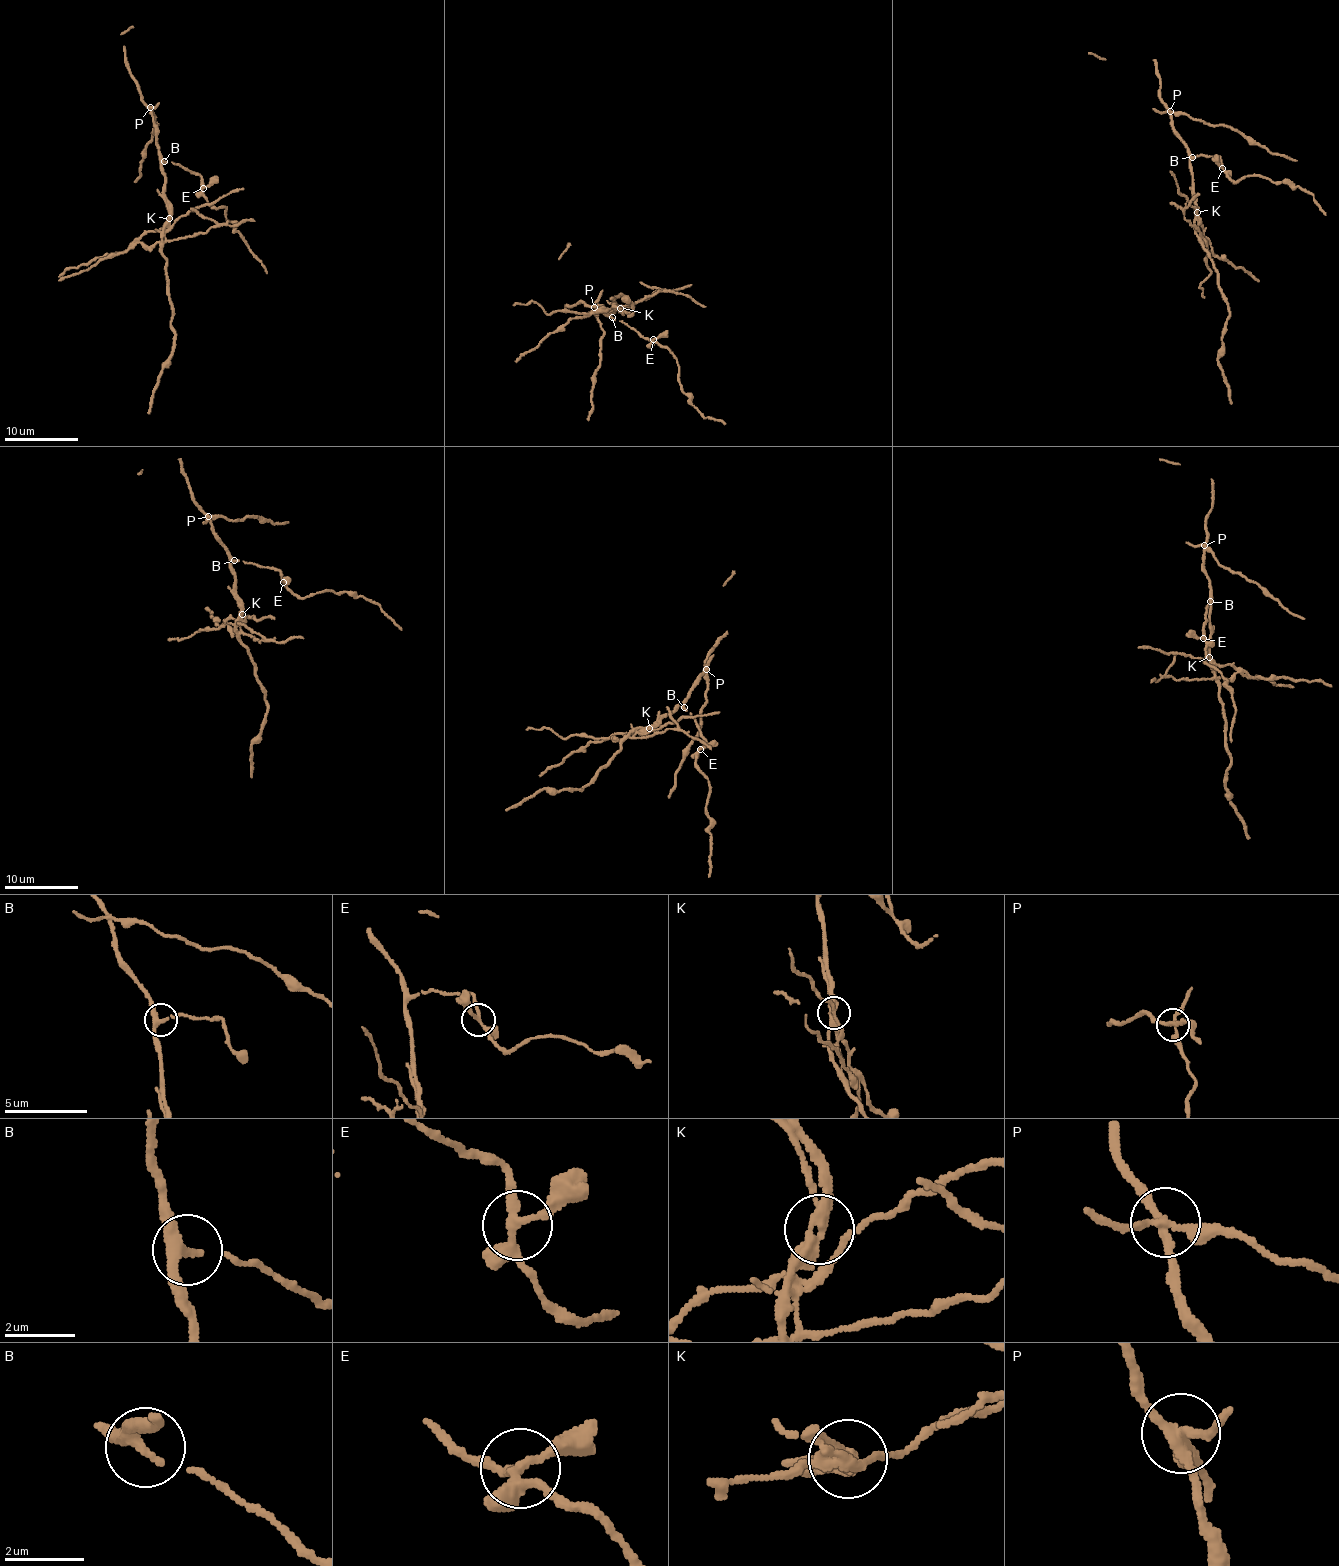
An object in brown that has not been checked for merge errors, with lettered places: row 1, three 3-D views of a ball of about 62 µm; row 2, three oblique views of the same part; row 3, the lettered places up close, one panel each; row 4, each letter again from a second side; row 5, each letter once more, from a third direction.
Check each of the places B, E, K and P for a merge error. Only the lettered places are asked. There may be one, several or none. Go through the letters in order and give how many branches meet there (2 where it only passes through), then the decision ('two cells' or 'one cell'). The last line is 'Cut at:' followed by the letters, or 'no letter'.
B: 3 branches meet; one cell
E: 4 branches meet; one cell
K: 4 branches meet; two cells
P: 4 branches meet; two cells
Cut at: K, P

